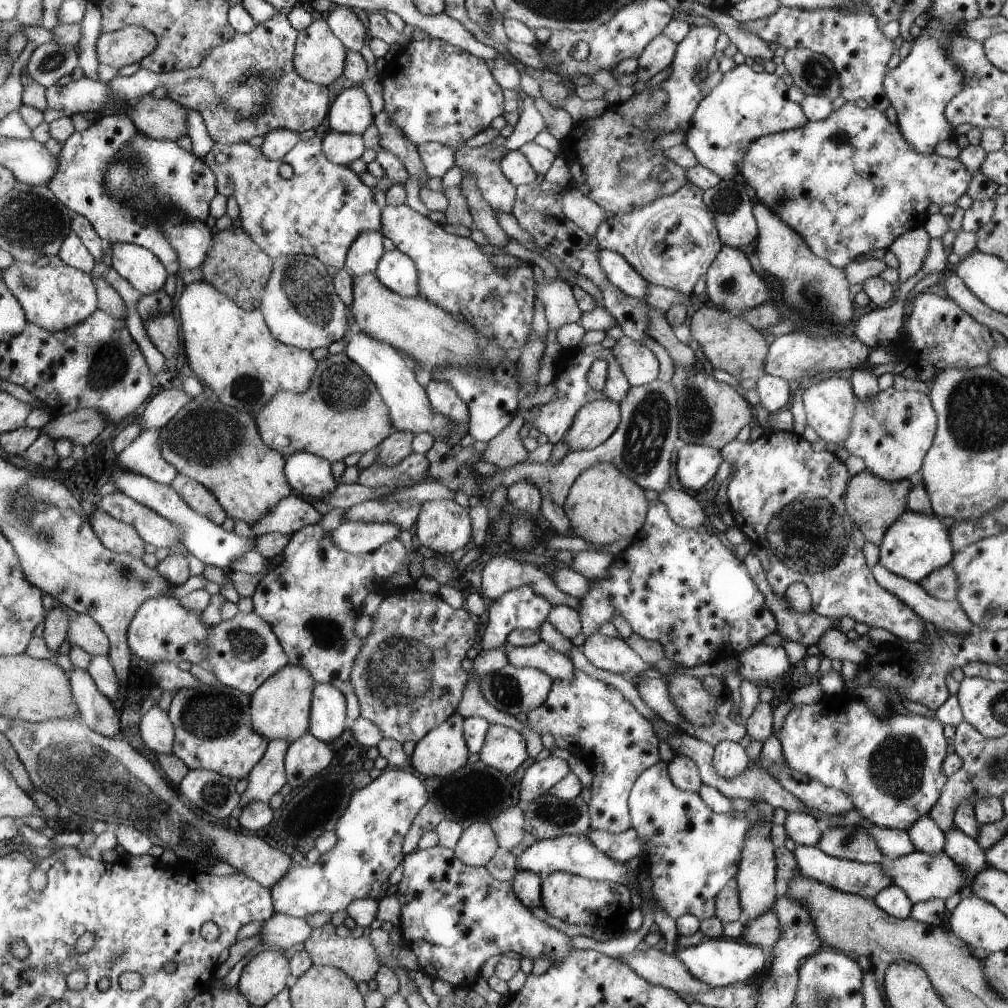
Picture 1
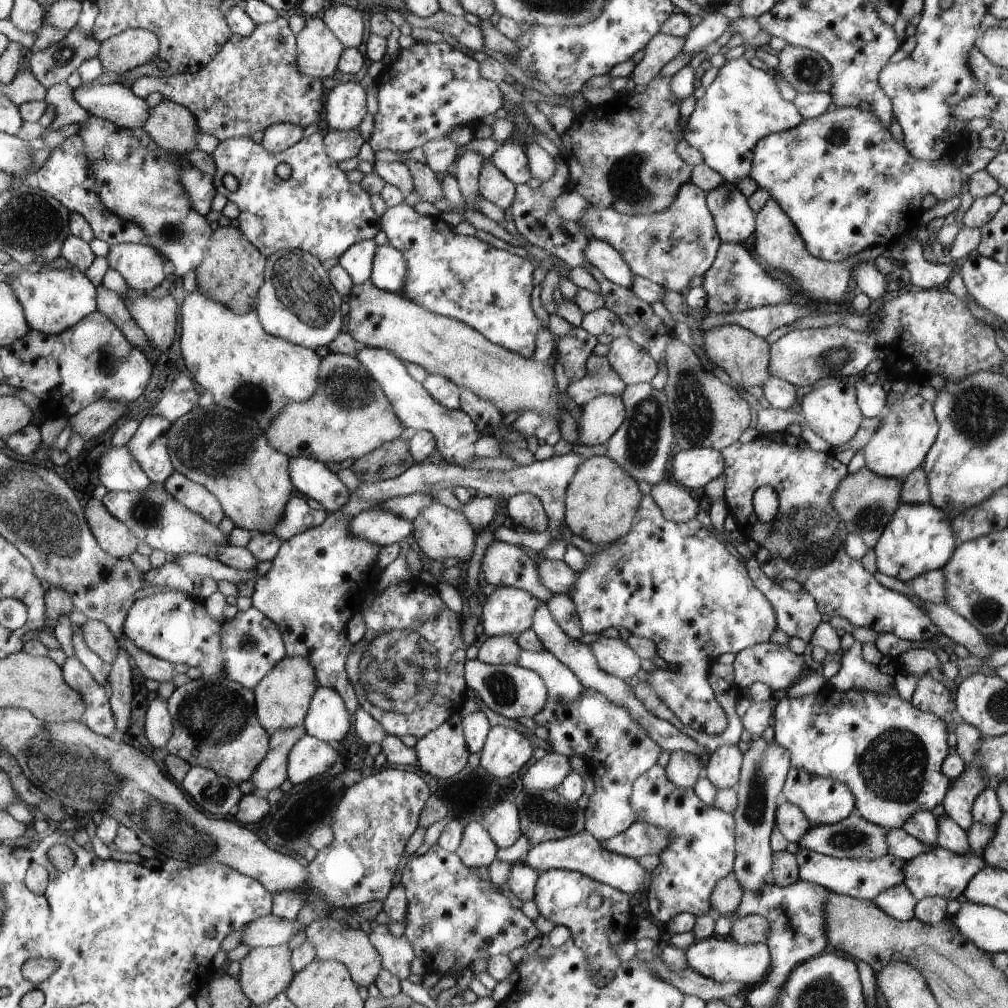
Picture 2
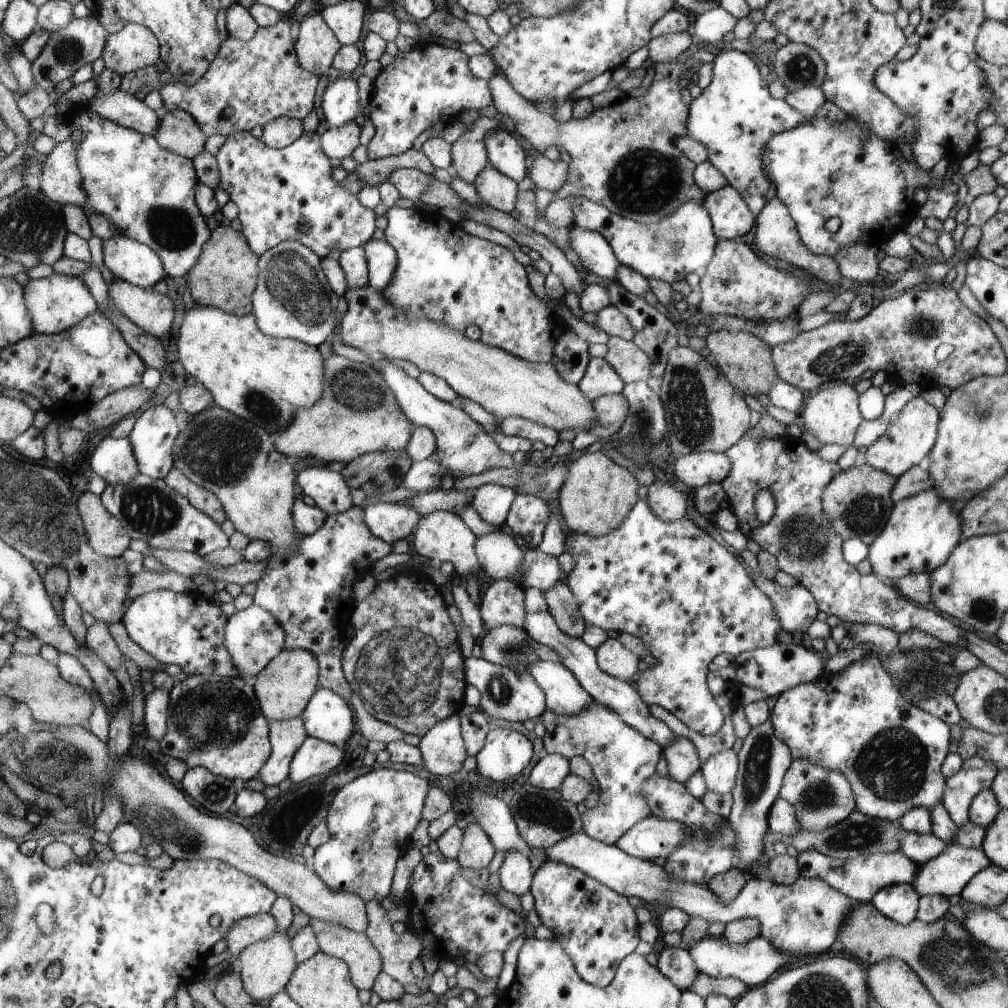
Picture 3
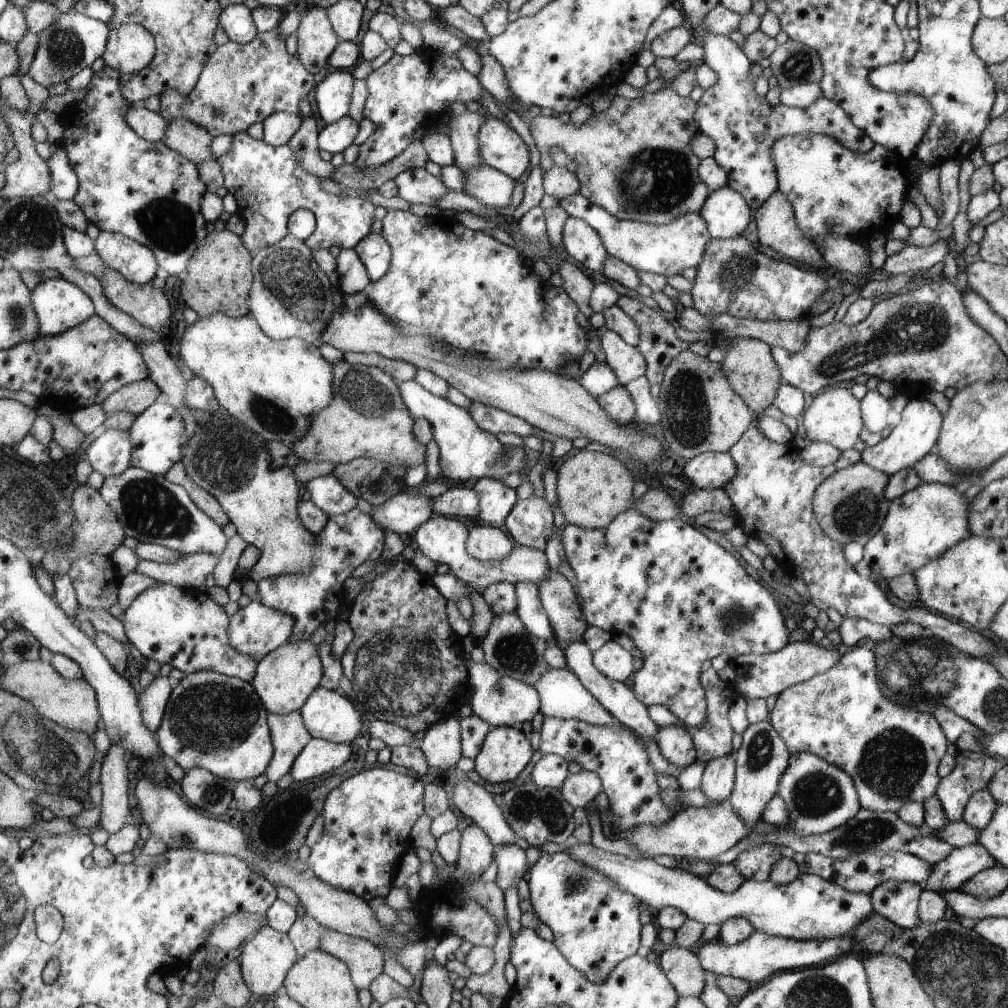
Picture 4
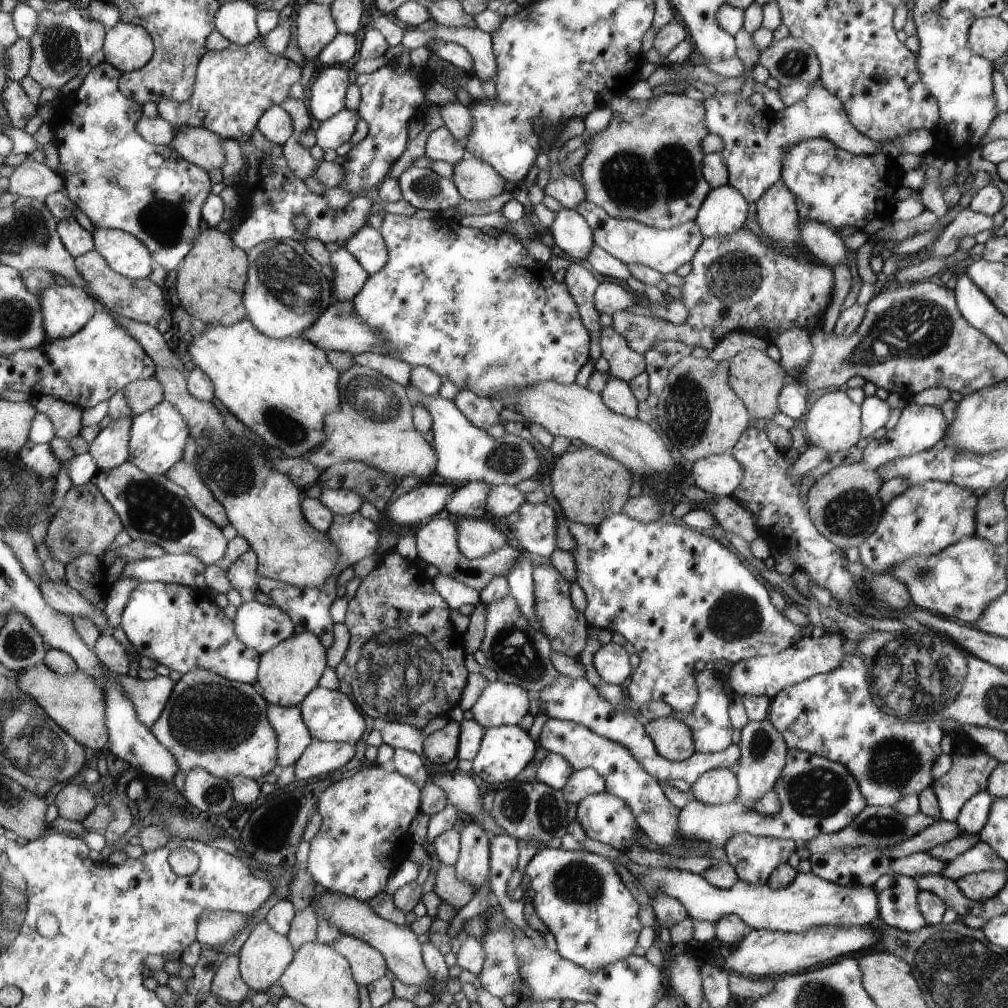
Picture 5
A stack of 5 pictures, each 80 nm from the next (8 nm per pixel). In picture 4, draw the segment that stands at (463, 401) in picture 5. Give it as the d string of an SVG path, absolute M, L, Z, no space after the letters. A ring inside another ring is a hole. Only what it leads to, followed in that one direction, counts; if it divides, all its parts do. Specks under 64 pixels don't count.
M471 400L471 402L472 406L470 406L468 413L483 430L491 434L514 433L522 438L536 436L536 438L544 438L551 442L557 439L556 436L551 436L548 432L531 426L522 418L514 417L504 411L496 410L496 408L488 408L488 406L484 406L482 402L476 402L476 400Z

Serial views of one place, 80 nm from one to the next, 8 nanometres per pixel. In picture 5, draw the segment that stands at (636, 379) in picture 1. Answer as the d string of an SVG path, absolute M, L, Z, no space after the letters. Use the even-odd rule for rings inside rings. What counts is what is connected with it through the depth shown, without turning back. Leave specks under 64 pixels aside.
M604 328L600 336L602 357L610 365L609 374L629 383L632 378L645 370L645 359L642 354L630 349L624 338L617 334L613 328Z

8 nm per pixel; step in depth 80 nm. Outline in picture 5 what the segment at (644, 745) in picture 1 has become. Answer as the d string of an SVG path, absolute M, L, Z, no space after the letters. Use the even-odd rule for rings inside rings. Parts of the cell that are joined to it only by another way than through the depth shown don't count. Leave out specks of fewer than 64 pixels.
M550 719L542 726L540 746L548 753L560 754L575 771L584 768L594 768L604 778L606 792L620 798L635 815L639 828L647 835L650 841L659 846L680 846L684 842L679 832L680 809L670 802L663 791L659 780L644 770L643 764L636 760L630 748L620 742L612 742L594 730L582 724L561 719Z

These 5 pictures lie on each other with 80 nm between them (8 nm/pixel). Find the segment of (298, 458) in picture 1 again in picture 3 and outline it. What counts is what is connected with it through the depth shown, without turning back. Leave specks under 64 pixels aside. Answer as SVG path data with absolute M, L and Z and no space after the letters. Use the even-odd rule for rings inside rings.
M304 468L296 478L299 494L310 496L326 514L344 513L353 508L350 488L340 472L328 472L326 468Z

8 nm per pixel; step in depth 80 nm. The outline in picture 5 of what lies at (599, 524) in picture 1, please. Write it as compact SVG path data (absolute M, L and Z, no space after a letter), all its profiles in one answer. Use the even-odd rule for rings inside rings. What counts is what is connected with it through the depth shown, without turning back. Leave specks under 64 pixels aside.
M582 445L577 450L569 449L560 455L552 474L549 478L552 485L552 493L562 508L562 512L567 521L585 526L598 526L606 518L610 518L617 513L621 513L624 506L630 501L630 486L632 486L632 472L624 466L618 459L611 458L610 455L596 451L594 448Z

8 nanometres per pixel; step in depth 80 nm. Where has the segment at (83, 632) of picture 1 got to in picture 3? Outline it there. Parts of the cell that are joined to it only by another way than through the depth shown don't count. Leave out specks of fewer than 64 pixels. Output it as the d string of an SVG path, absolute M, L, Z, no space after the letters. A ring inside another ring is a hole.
M95 621L87 628L85 642L114 672L122 668L124 664L122 649L104 621Z

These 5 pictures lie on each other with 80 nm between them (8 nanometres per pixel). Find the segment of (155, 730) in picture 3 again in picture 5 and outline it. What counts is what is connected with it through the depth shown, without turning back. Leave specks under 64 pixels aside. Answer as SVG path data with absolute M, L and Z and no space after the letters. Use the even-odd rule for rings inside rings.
M111 671L108 674L112 674L116 682L124 684L124 694L128 694L128 698L132 698L132 702L135 703L140 722L150 728L154 726L174 691L175 683L169 677L160 675L153 680L142 680L128 674L118 676Z

